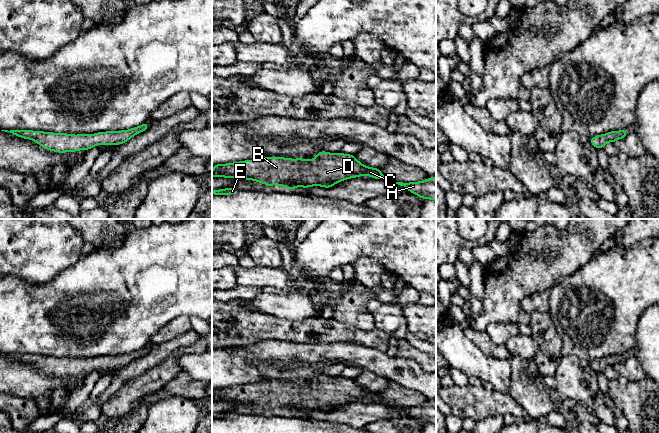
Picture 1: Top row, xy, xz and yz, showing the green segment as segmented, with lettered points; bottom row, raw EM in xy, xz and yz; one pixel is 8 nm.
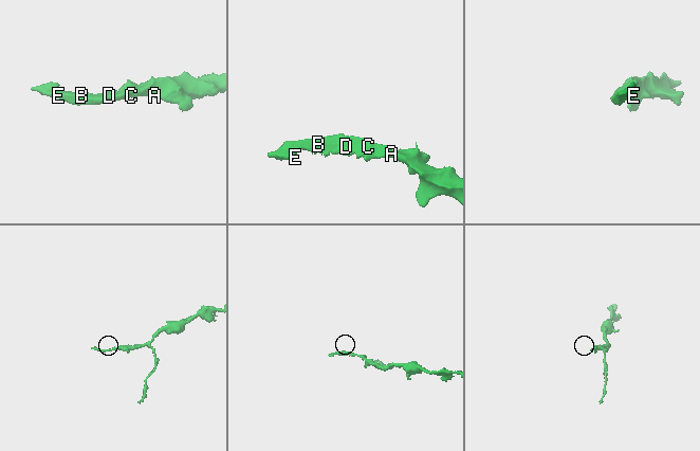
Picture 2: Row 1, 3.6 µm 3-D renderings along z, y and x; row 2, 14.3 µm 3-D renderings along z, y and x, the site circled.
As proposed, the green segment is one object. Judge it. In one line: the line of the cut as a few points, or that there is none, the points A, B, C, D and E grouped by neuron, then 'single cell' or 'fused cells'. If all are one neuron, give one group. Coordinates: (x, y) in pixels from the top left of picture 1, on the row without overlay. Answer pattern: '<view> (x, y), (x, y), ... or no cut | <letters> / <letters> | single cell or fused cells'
no cut | A B C D E | single cell

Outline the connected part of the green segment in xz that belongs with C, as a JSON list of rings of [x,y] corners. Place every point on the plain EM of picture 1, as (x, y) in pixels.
[[[319,375],[315,382],[291,383],[283,381],[262,381],[212,390],[212,401],[242,402],[254,404],[271,411],[276,408],[290,414],[297,410],[309,412],[321,410],[330,412],[340,405],[367,399],[391,408],[404,410],[409,416],[422,423],[436,425],[436,402],[429,401],[419,406],[394,406],[387,403],[379,392],[360,387],[354,379]]]

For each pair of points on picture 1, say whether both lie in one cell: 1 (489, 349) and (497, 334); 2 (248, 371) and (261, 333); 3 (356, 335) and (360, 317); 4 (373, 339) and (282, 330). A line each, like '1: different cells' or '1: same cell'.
1: different cells
2: different cells
3: different cells
4: same cell

